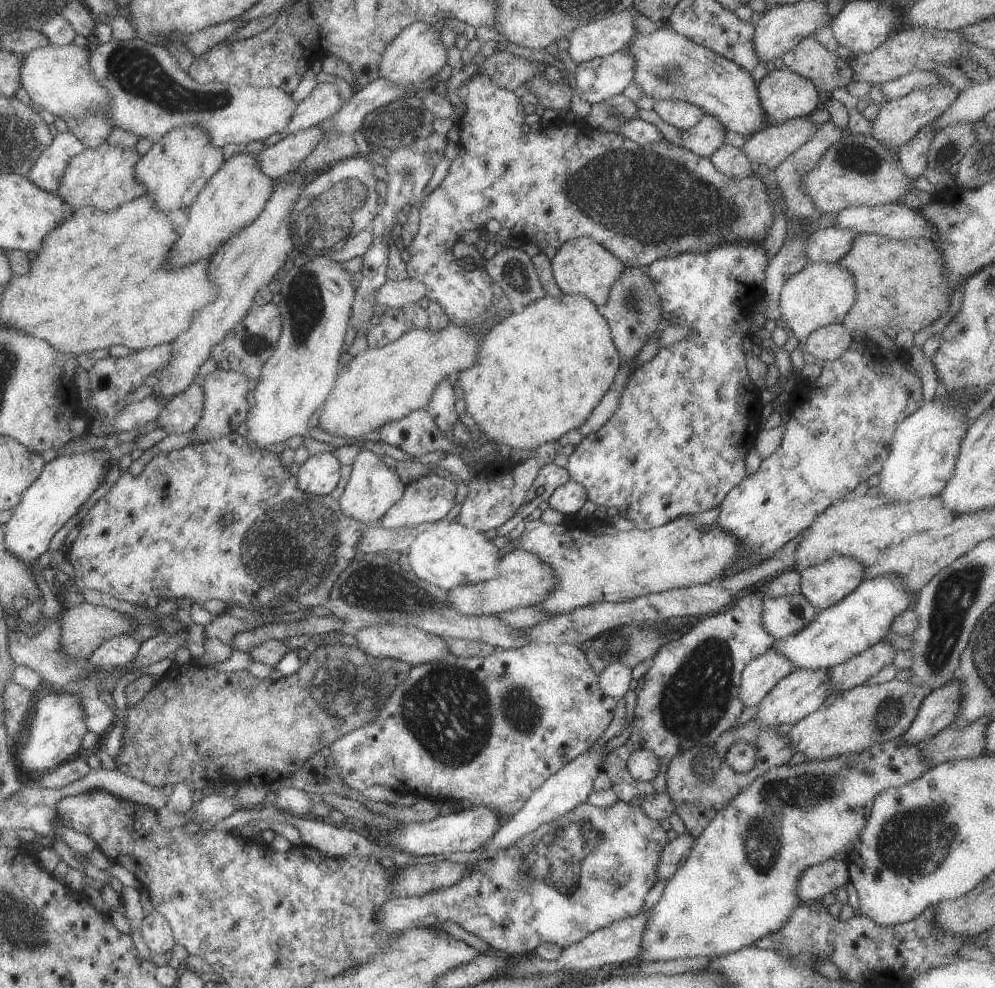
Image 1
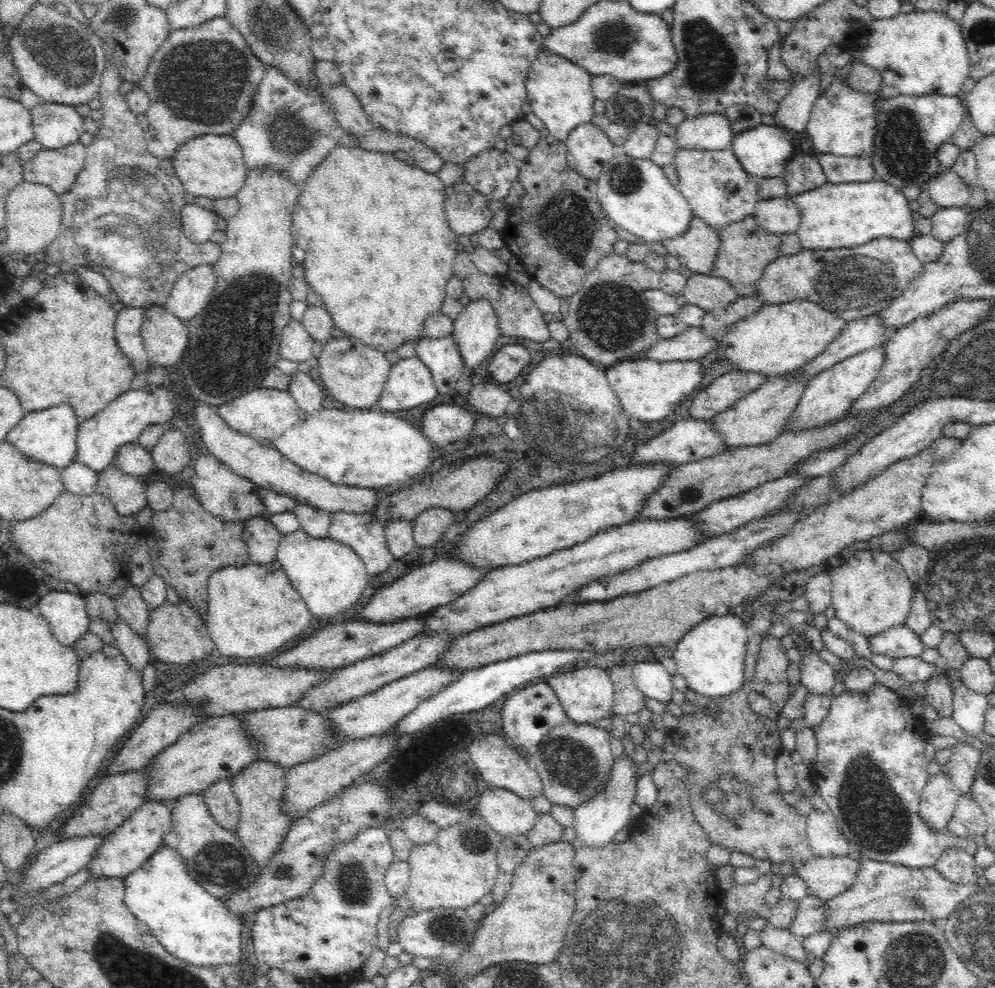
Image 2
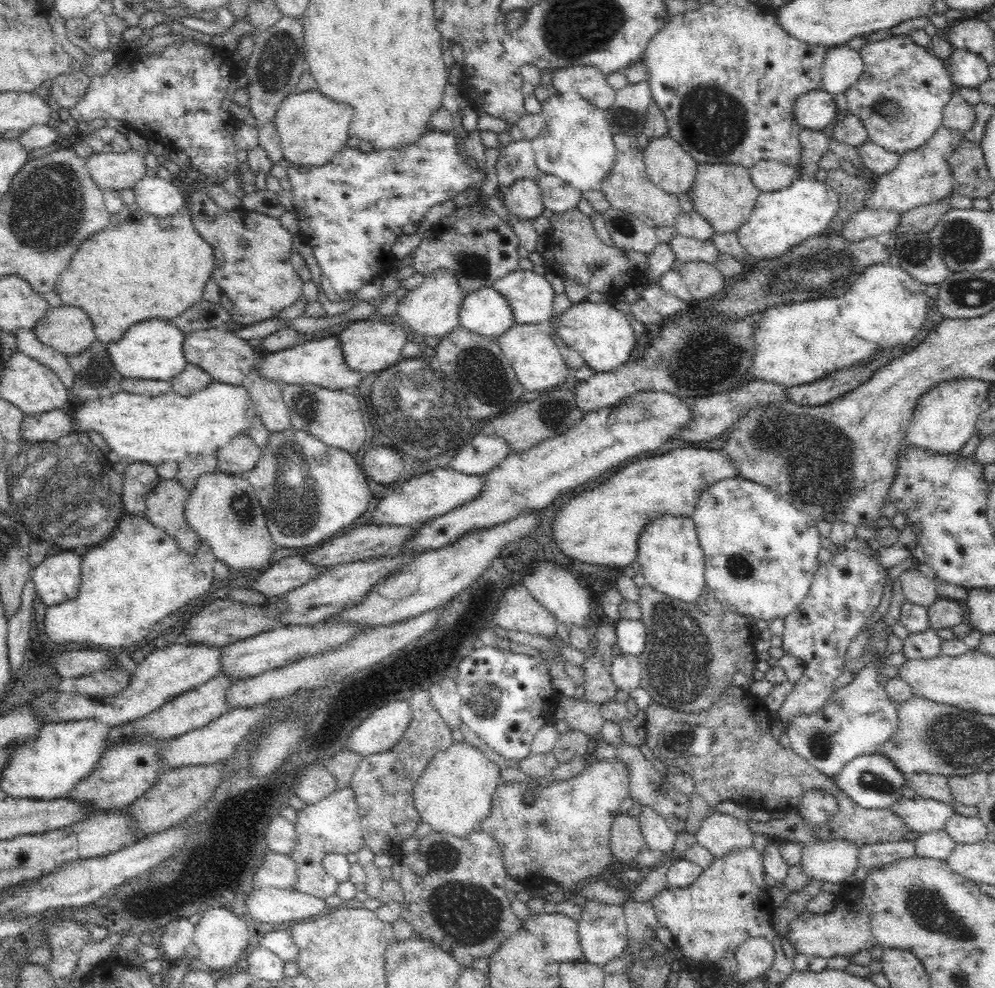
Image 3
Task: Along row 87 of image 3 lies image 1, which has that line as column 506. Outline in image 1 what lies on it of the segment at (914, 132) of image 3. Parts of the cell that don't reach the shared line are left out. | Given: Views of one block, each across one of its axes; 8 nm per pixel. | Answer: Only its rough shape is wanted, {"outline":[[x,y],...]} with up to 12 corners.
{"outline":[[588,802],[460,882],[388,898],[390,930],[451,921],[509,957],[642,912],[670,842]]}

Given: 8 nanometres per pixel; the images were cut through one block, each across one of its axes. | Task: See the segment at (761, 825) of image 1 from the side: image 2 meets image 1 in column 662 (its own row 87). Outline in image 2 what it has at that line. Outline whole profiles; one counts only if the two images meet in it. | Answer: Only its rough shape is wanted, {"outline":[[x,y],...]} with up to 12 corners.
{"outline":[[946,12],[874,19],[850,57],[887,93],[962,95],[969,55]]}

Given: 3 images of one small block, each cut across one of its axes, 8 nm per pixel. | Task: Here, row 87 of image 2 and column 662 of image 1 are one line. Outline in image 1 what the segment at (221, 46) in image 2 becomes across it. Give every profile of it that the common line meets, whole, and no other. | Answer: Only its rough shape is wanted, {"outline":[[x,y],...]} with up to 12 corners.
{"outline":[[477,73],[406,272],[456,326],[515,311],[448,270],[494,218],[628,268],[774,224],[764,179],[582,120],[523,133]]}

